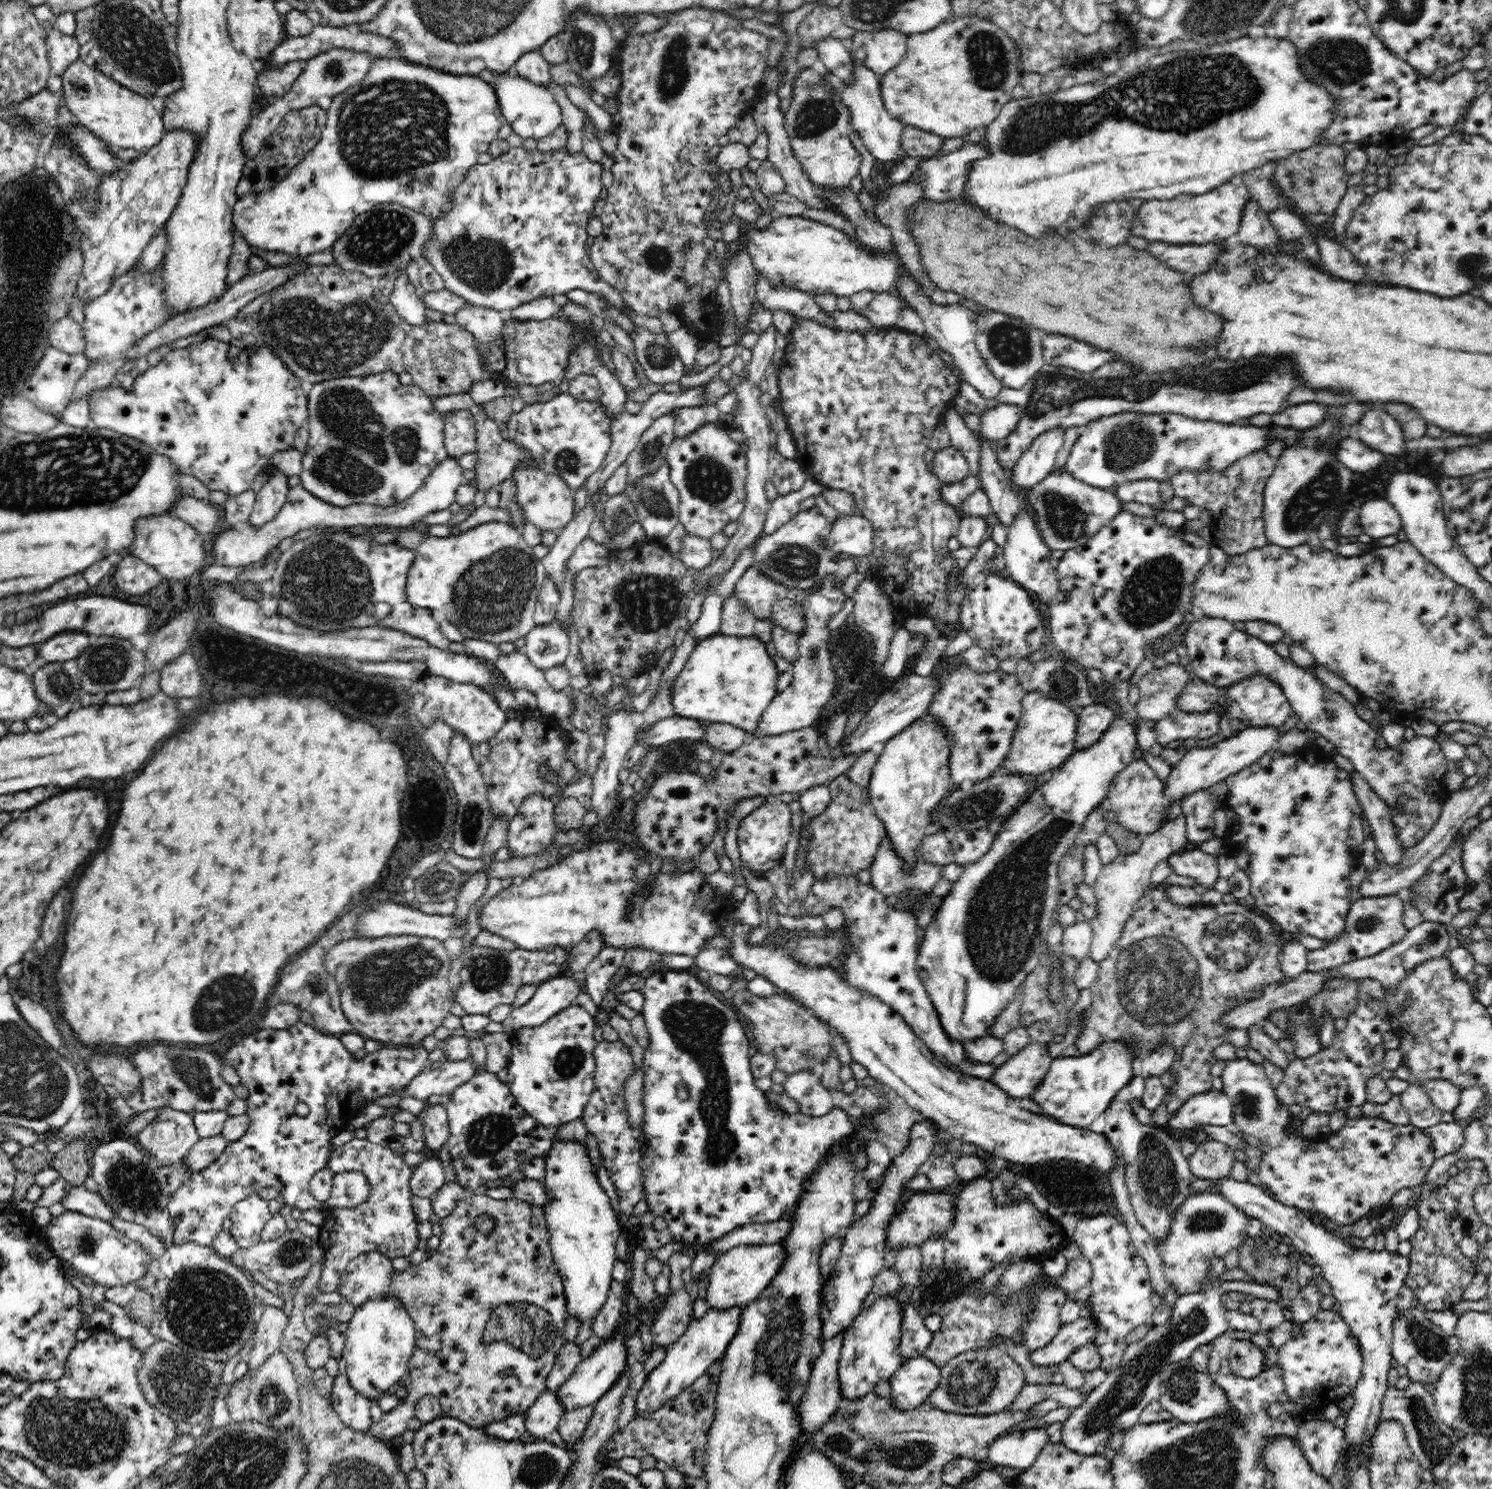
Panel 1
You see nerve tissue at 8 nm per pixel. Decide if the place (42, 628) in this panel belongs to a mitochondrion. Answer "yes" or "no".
no

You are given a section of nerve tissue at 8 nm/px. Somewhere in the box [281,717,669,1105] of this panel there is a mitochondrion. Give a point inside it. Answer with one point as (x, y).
(382, 982)

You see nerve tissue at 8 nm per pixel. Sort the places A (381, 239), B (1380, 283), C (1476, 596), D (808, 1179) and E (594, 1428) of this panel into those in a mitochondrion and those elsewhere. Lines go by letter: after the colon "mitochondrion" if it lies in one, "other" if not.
A: mitochondrion
B: other
C: other
D: other
E: other

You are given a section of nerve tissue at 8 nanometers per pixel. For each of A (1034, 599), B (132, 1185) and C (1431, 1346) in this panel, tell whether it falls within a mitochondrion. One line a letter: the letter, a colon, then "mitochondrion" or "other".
A: other
B: mitochondrion
C: mitochondrion

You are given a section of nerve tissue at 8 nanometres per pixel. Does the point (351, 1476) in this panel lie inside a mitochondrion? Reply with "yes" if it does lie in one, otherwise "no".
yes

